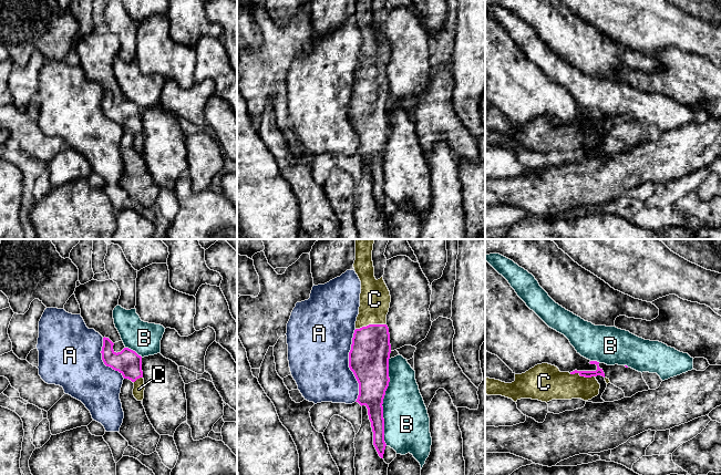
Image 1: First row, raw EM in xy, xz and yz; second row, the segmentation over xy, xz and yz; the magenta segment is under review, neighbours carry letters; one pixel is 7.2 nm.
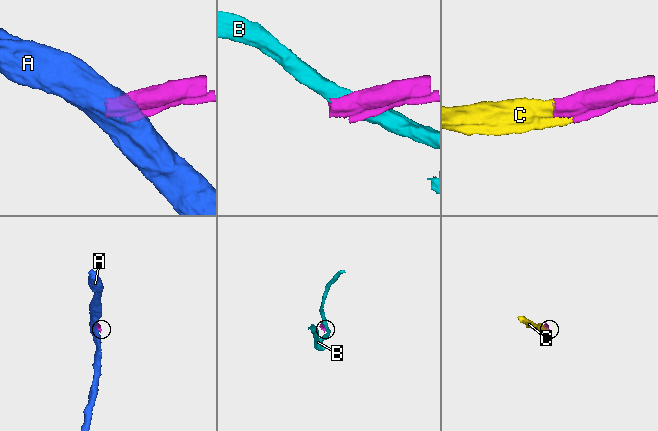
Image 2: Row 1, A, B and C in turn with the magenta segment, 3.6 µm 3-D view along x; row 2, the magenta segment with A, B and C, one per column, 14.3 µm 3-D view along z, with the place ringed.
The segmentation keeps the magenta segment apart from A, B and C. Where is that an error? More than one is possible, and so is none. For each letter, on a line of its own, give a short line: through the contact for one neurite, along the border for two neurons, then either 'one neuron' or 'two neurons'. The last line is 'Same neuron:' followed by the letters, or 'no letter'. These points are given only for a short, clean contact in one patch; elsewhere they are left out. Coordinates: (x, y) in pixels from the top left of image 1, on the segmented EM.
A: two neurons
B: two neurons
C: one neuron
Same neuron: C

